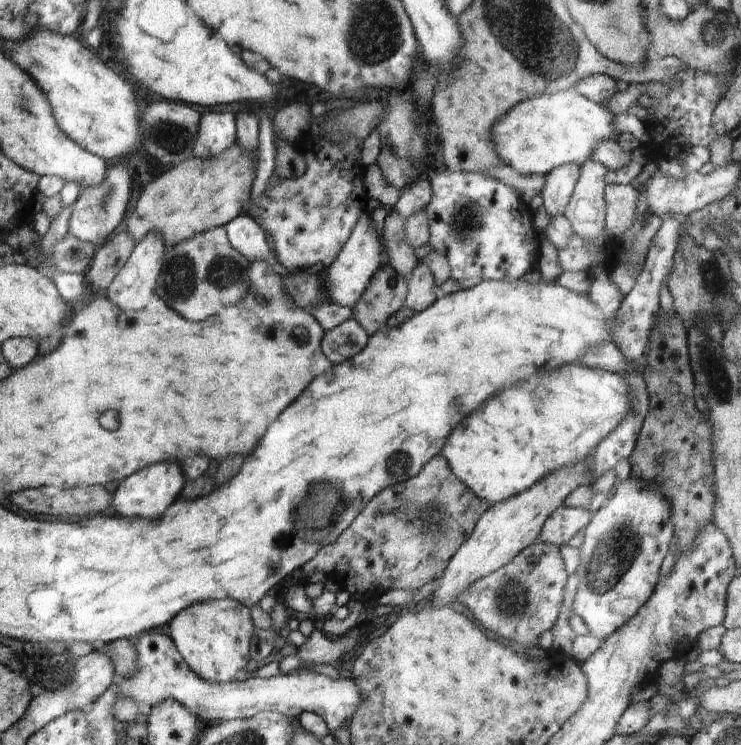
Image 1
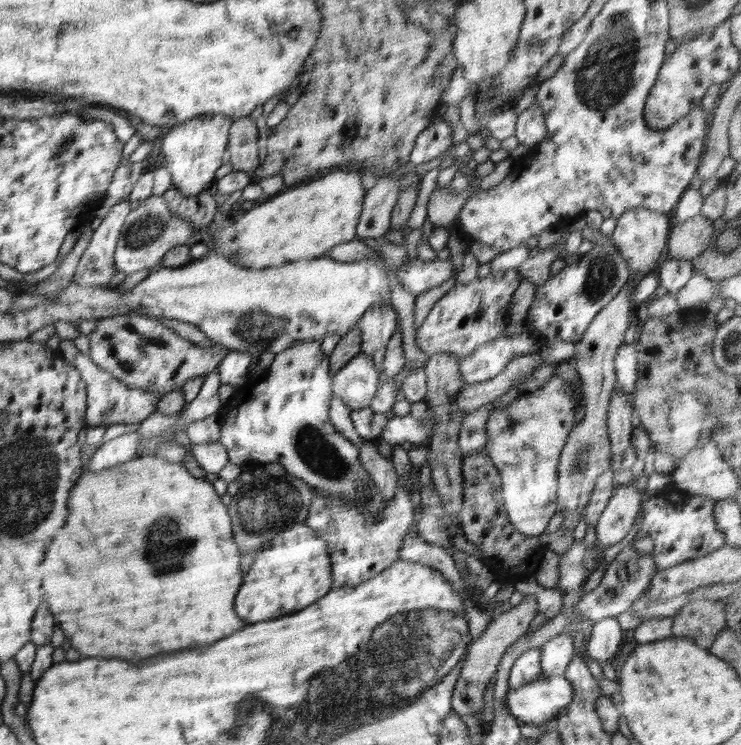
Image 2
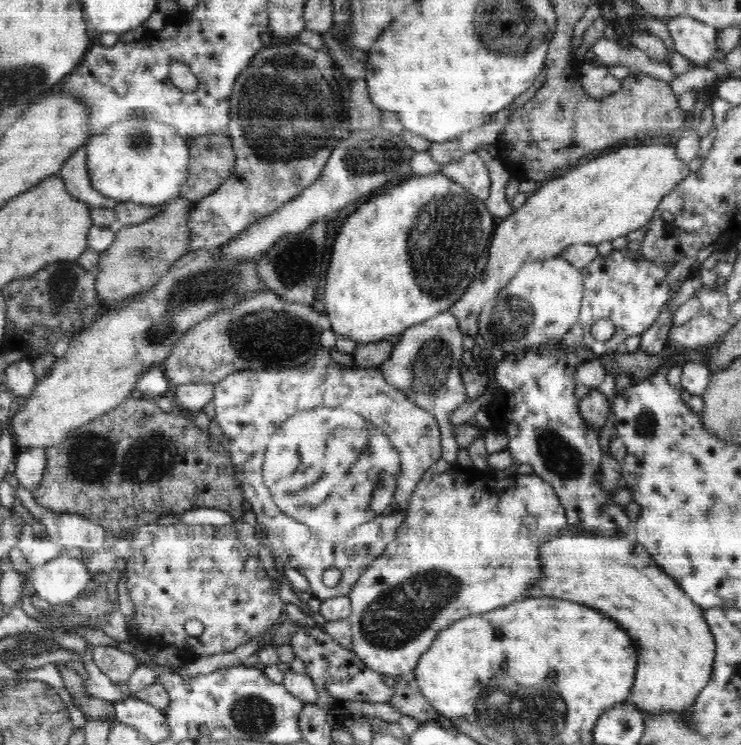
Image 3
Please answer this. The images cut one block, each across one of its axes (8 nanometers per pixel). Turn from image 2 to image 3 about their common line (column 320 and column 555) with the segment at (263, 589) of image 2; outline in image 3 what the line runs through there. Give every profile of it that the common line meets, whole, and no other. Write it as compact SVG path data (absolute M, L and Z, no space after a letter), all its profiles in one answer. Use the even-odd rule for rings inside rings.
M566 526L554 540L548 540L540 548L544 576L530 596L552 596L574 602L584 602L592 608L606 612L606 616L626 629L636 647L638 670L636 682L626 702L632 703L644 714L662 715L676 713L690 707L700 691L712 678L712 668L716 654L714 635L704 619L704 609L696 604L658 564L638 544L634 536L598 536L584 531L584 528Z

